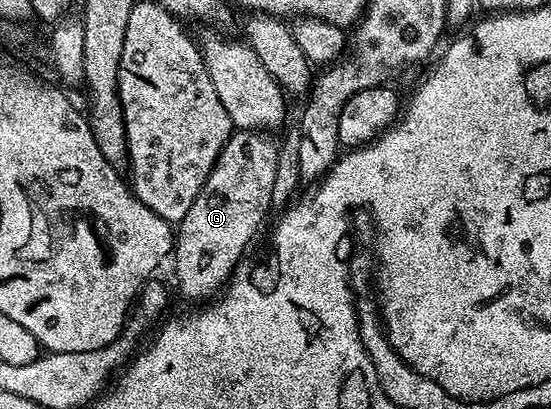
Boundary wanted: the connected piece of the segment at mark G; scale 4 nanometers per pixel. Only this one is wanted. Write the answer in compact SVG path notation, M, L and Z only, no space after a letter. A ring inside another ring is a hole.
M255 128L233 132L218 155L202 191L174 233L176 281L181 293L192 301L212 299L232 280L236 266L249 252L248 244L273 212L271 195L277 177L277 142Z

